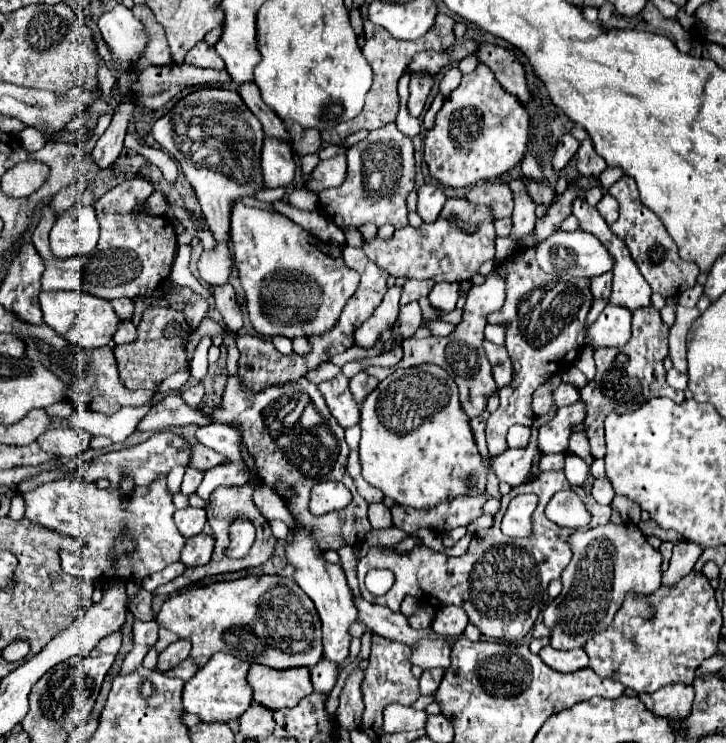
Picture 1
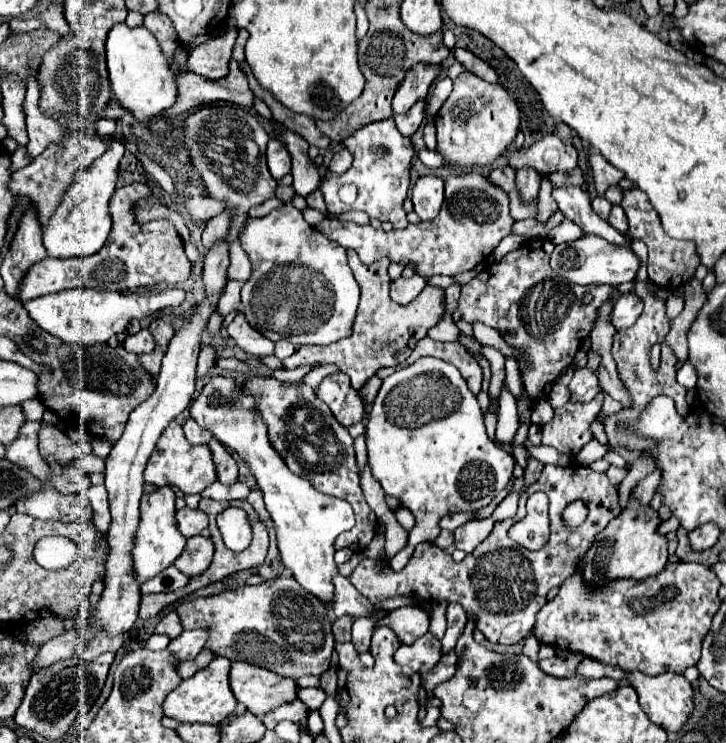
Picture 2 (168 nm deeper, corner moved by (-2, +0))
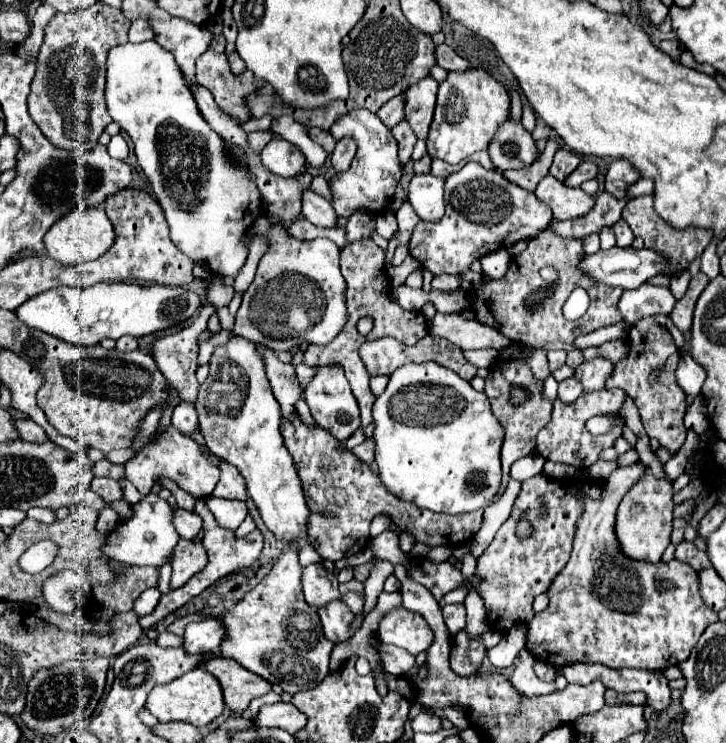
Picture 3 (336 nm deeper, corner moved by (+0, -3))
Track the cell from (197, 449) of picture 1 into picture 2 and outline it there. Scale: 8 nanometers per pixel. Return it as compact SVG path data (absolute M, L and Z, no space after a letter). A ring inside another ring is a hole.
M211 440L209 448L213 452L213 462L217 466L219 482L235 484L235 480L237 480L237 462L233 460L233 456L227 454L227 450L217 440Z

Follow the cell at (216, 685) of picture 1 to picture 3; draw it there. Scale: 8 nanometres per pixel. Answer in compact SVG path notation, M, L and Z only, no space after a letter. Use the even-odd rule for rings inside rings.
M195 667L193 671L185 673L183 677L167 683L167 685L159 685L155 687L145 703L145 709L155 715L159 719L159 723L169 723L169 721L187 721L195 727L207 727L213 719L217 719L223 709L225 709L225 701L223 701L223 691L219 681L205 669Z

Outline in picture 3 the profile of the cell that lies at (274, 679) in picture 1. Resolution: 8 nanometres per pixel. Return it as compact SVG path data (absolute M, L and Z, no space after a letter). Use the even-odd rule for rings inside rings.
M215 657L201 663L199 667L207 669L217 677L223 687L225 705L235 713L245 713L253 699L271 691L269 681L257 677L255 673L249 673L247 669L241 669L237 661L229 661L225 657Z

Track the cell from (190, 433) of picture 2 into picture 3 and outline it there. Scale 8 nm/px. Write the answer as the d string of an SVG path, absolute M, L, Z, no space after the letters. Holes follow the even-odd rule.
M181 403L177 405L177 409L173 411L171 423L175 429L179 429L183 435L189 435L197 429L197 413L193 409L193 405L189 403Z

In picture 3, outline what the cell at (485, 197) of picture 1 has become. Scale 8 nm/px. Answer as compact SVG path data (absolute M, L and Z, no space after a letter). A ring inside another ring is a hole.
M549 139L547 141L547 147L545 147L545 151L543 151L543 155L531 165L531 167L527 167L527 169L507 169L507 171L501 171L503 173L503 177L505 179L509 179L511 183L515 183L515 185L519 185L519 187L523 187L523 189L529 189L531 193L535 191L535 187L537 187L537 183L549 173L549 165L551 165L551 161L553 161L553 153L559 149L559 143L557 141L553 141L553 139Z

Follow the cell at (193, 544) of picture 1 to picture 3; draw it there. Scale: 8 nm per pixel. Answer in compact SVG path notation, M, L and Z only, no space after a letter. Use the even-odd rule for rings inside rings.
M181 539L177 545L177 553L173 555L171 567L171 587L179 589L183 587L193 575L197 575L207 563L207 551L199 541L187 541Z

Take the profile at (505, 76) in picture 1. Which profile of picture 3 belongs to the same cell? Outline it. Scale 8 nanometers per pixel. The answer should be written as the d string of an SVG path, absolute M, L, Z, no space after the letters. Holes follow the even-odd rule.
M437 45L435 47L435 57L437 57L437 65L447 69L447 71L457 71L457 73L463 73L463 71L469 71L471 65L469 61L461 59L449 45Z

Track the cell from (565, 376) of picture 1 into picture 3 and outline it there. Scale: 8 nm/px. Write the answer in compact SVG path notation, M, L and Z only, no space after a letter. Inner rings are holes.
M617 339L617 341L609 341L609 343L603 343L599 347L587 347L583 349L583 357L585 359L593 359L593 357L603 357L603 359L609 359L609 361L619 361L627 355L627 343L623 339Z

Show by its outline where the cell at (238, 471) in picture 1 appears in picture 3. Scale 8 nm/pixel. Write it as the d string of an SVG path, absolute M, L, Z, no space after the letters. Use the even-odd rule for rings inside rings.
M205 497L203 499L205 505L211 509L211 513L215 515L217 523L225 529L237 529L241 525L241 521L247 515L247 505L245 501L235 501L235 499L221 499L221 497Z

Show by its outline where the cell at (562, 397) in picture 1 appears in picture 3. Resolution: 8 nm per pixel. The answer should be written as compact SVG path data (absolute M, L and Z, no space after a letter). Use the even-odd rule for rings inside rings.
M591 359L591 361L583 361L575 369L575 379L581 381L585 393L591 393L591 391L599 391L599 389L605 387L603 379L607 381L611 371L613 371L611 361L607 361L607 359Z

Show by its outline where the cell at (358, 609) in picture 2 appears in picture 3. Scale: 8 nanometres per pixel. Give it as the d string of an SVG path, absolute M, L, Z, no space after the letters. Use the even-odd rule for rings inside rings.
M321 563L307 565L303 569L303 593L305 601L309 601L309 605L315 605L317 609L325 607L329 601L341 599L337 573L327 571Z

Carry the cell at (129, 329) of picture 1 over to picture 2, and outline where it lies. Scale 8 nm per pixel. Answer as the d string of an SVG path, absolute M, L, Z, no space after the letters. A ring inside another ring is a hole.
M141 330L133 336L127 336L127 340L123 342L123 348L127 348L129 352L135 352L135 354L151 352L155 348L155 338L151 336L149 330Z

